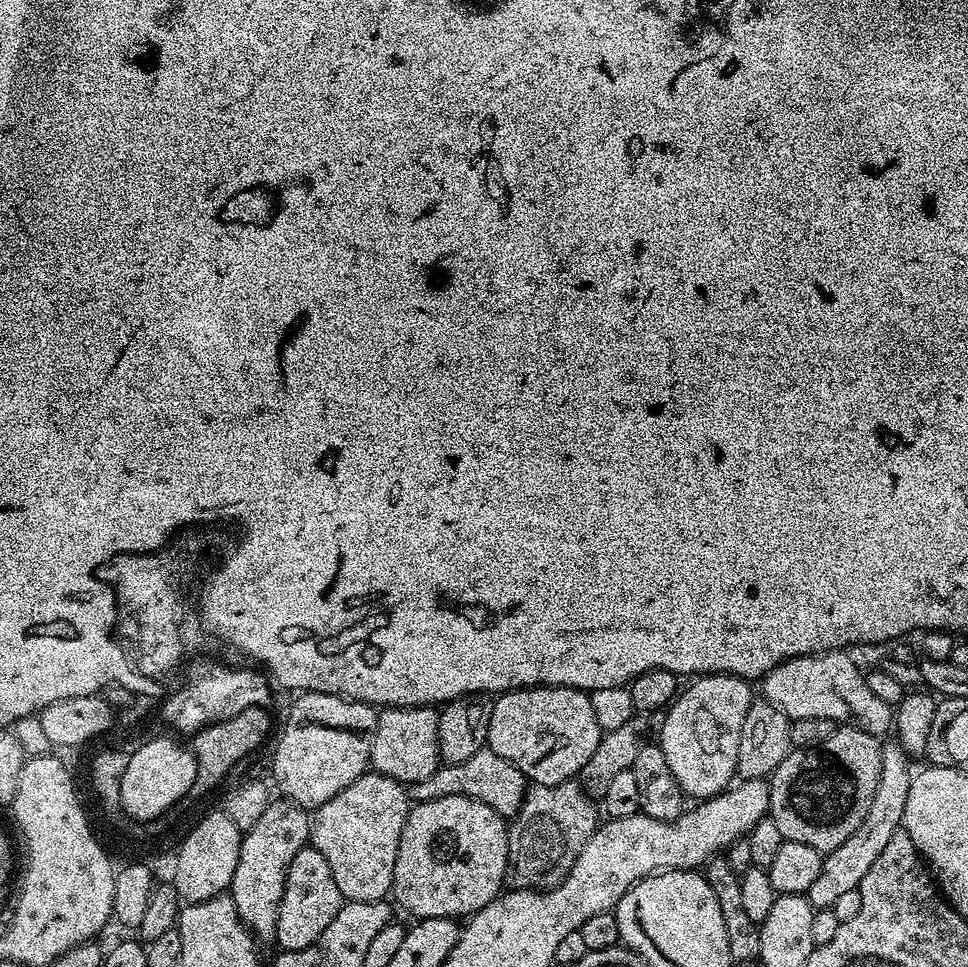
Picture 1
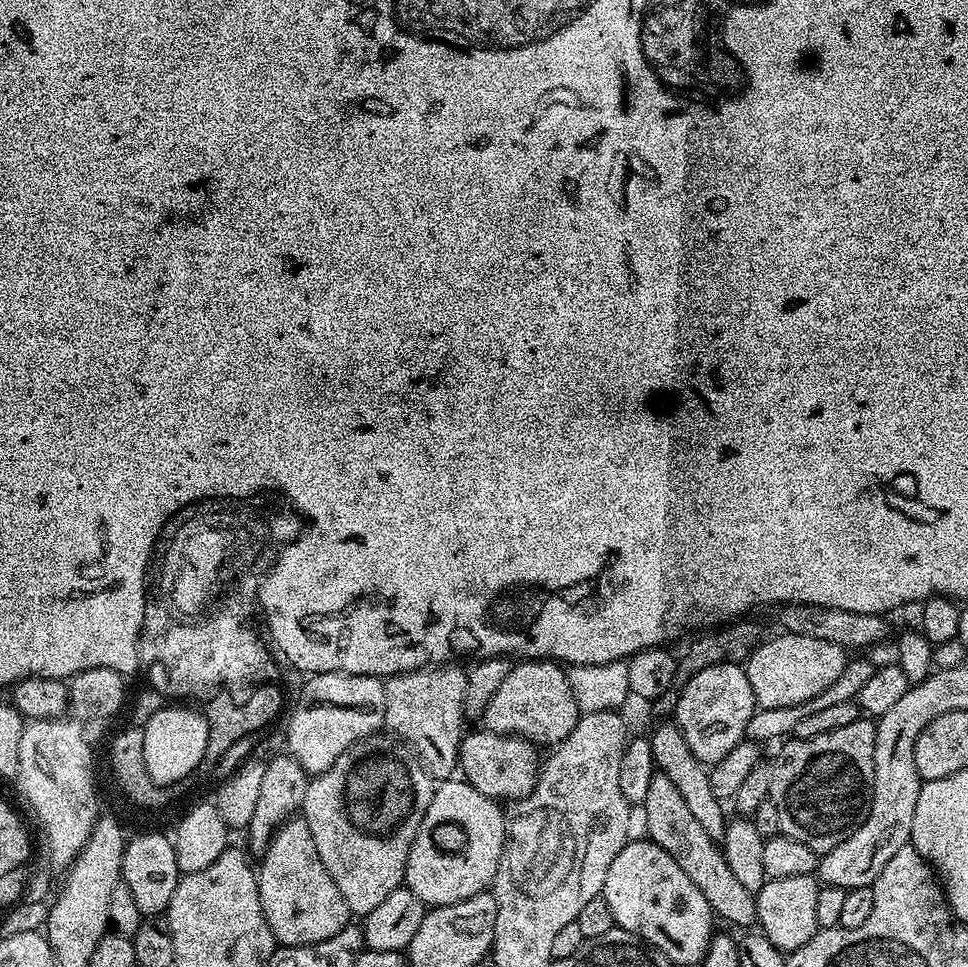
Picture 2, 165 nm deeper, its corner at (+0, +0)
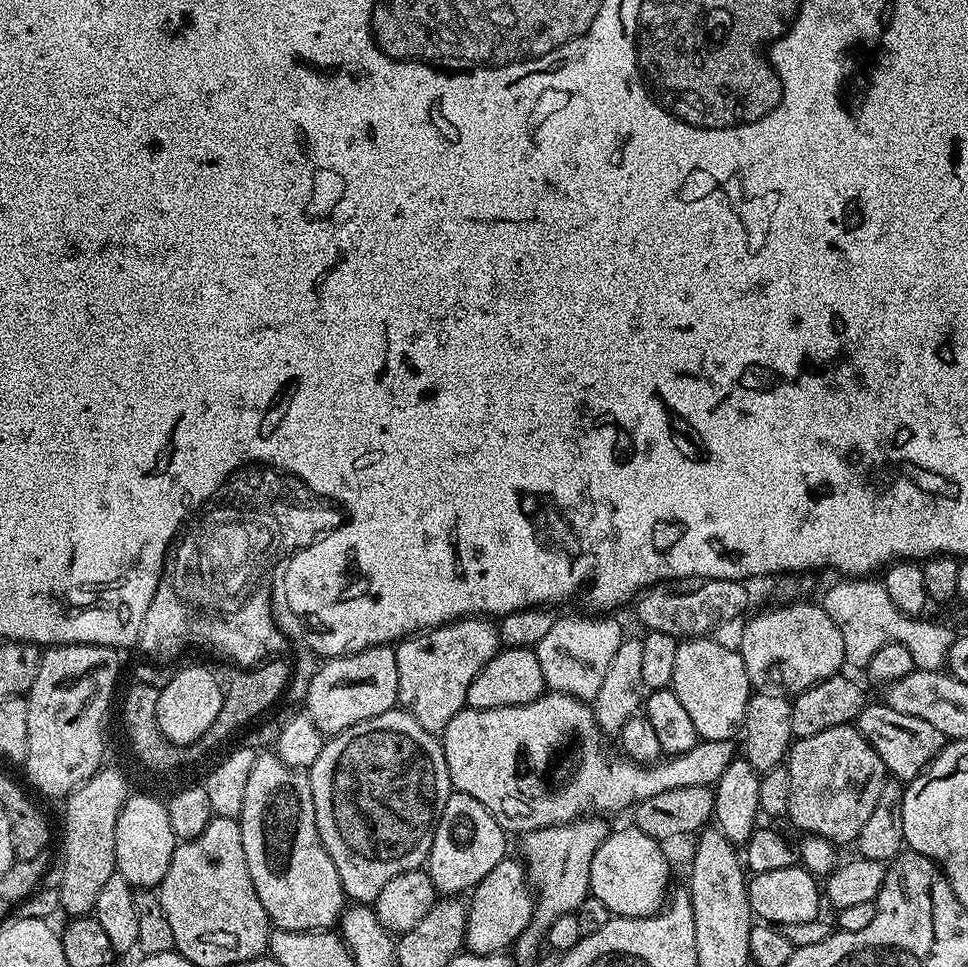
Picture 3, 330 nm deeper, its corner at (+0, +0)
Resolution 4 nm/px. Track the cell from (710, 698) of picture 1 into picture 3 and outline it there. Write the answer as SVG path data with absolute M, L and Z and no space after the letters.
M705 635L679 641L670 687L689 712L700 740L732 740L735 732L737 735L741 731L748 698L754 688L739 651L712 639Z

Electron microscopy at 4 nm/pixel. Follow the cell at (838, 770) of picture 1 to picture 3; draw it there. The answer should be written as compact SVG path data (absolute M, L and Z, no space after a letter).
M843 724L842 726L834 726L834 730L822 730L822 734L810 734L809 736L801 736L793 739L792 747L788 750L786 757L786 767L790 774L790 806L788 807L787 819L792 820L792 824L796 828L801 828L801 833L810 836L821 836L827 840L831 840L833 845L840 844L851 845L862 830L862 826L866 826L866 821L870 818L870 814L874 814L874 806L880 804L880 795L882 794L882 786L886 779L886 769L882 758L878 758L878 754L874 750L874 746L870 746L870 742L866 742L866 738L852 724Z

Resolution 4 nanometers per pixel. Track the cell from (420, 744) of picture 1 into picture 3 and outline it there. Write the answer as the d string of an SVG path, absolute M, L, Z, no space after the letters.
M465 616L459 620L451 620L449 624L439 624L436 628L430 628L416 635L407 637L395 645L396 657L398 658L398 704L403 711L408 712L414 718L414 722L418 722L418 726L422 726L422 730L433 734L443 733L446 726L450 726L450 718L454 718L454 714L458 714L466 707L468 702L468 691L470 690L470 682L474 682L474 678L478 674L478 670L482 670L482 666L486 666L486 662L490 662L490 658L494 658L496 653L500 651L502 645L500 643L500 633L497 625L491 619L481 618L478 616Z

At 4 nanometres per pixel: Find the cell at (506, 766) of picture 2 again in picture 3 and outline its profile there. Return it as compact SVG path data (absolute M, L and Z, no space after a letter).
M545 691L534 702L482 710L465 707L442 733L444 757L452 787L470 798L478 798L490 814L503 826L505 833L523 834L555 824L570 824L581 819L587 808L601 808L604 812L620 812L641 804L654 794L678 790L686 786L714 786L722 778L726 766L737 759L738 748L732 740L700 740L694 750L680 756L661 759L654 764L638 764L623 755L611 756L604 745L605 733L600 731L596 715L585 701L566 693Z

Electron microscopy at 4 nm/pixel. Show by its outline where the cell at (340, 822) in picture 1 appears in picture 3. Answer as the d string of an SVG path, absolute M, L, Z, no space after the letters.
M394 707L386 714L335 733L307 774L314 794L316 829L334 862L334 870L338 870L342 890L349 901L360 906L371 905L390 878L425 867L434 842L436 821L454 789L443 743L433 733L422 730L410 713Z

